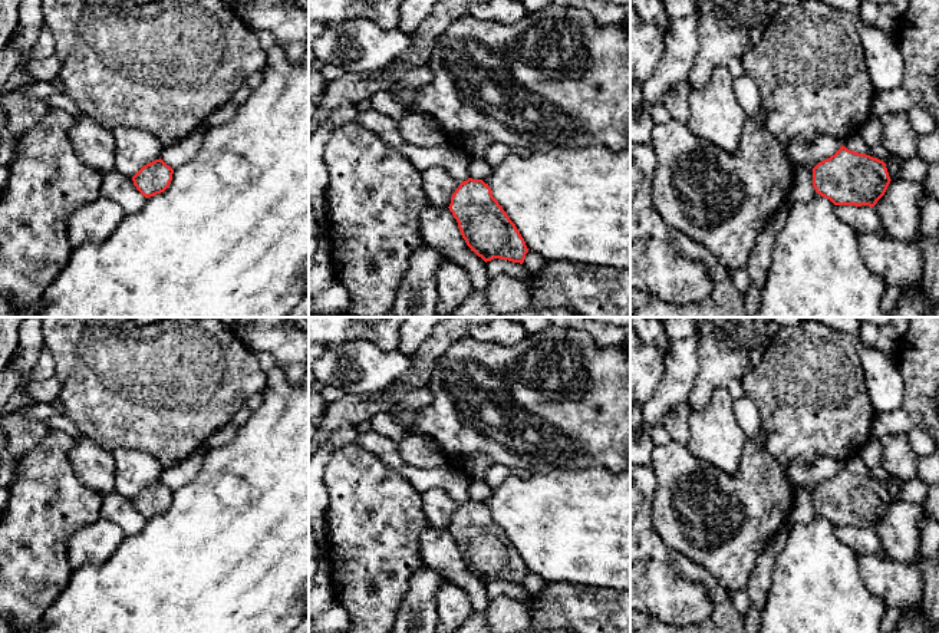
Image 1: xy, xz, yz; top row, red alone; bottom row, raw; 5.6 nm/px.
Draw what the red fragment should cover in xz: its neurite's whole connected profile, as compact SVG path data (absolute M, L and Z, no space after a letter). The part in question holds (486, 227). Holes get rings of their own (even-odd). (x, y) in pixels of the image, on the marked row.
M373 109L360 113L353 122L395 146L418 171L438 165L461 182L448 208L471 251L485 263L494 258L524 263L528 253L524 238L492 197L488 184L468 175L467 154L449 144L434 148L412 146L402 139L393 119Z

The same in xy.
M161 158L144 165L134 177L134 185L145 197L164 192L172 181L174 169Z

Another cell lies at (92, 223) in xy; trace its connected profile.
M102 195L82 205L70 215L67 222L70 245L78 247L83 243L101 243L106 240L125 215L119 204Z

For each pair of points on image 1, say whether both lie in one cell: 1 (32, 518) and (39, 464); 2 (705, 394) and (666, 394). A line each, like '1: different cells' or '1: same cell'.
1: same cell
2: different cells

